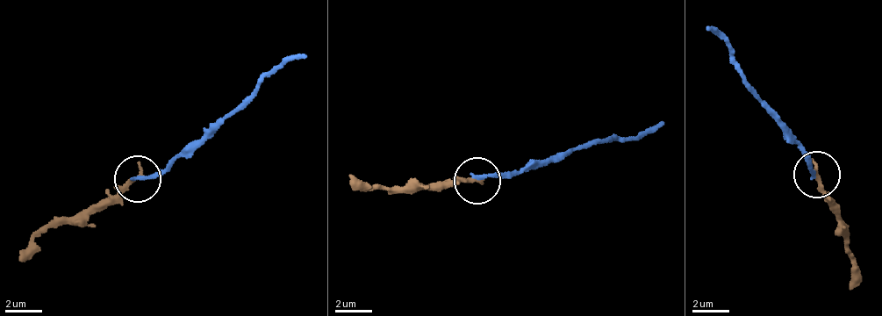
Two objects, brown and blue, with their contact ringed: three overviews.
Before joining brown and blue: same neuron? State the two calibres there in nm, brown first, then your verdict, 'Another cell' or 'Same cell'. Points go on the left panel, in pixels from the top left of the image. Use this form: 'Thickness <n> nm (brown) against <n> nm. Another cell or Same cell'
Thickness 240 nm (brown) against 220 nm. Same cell

